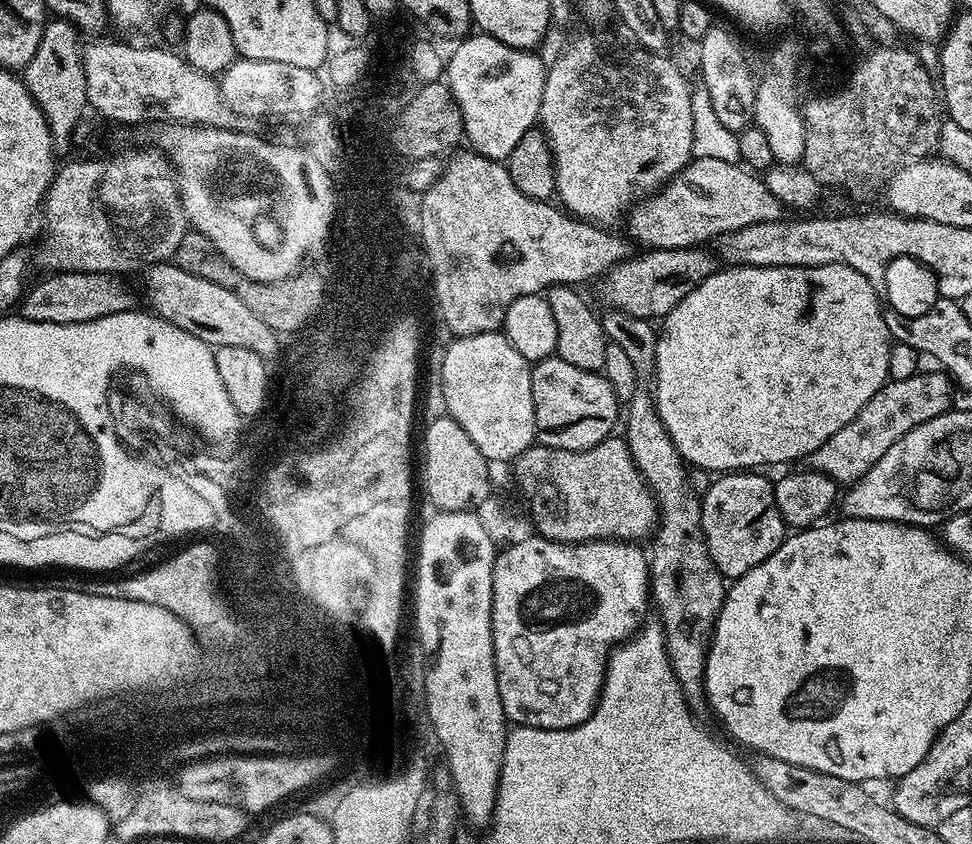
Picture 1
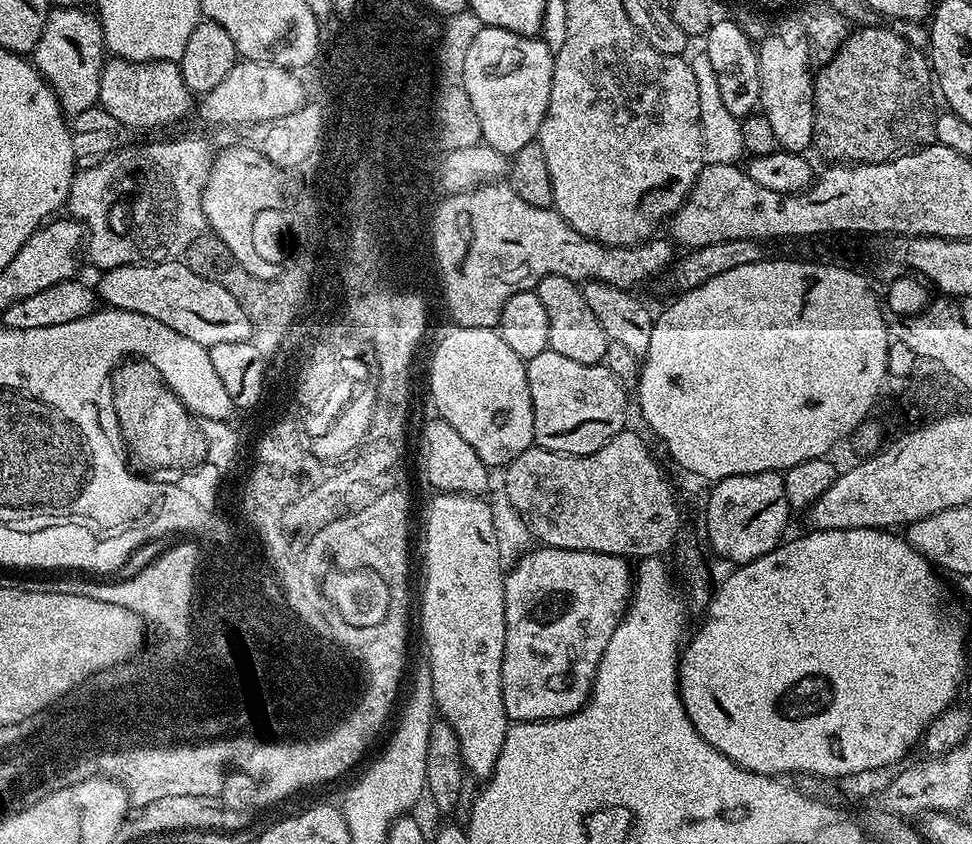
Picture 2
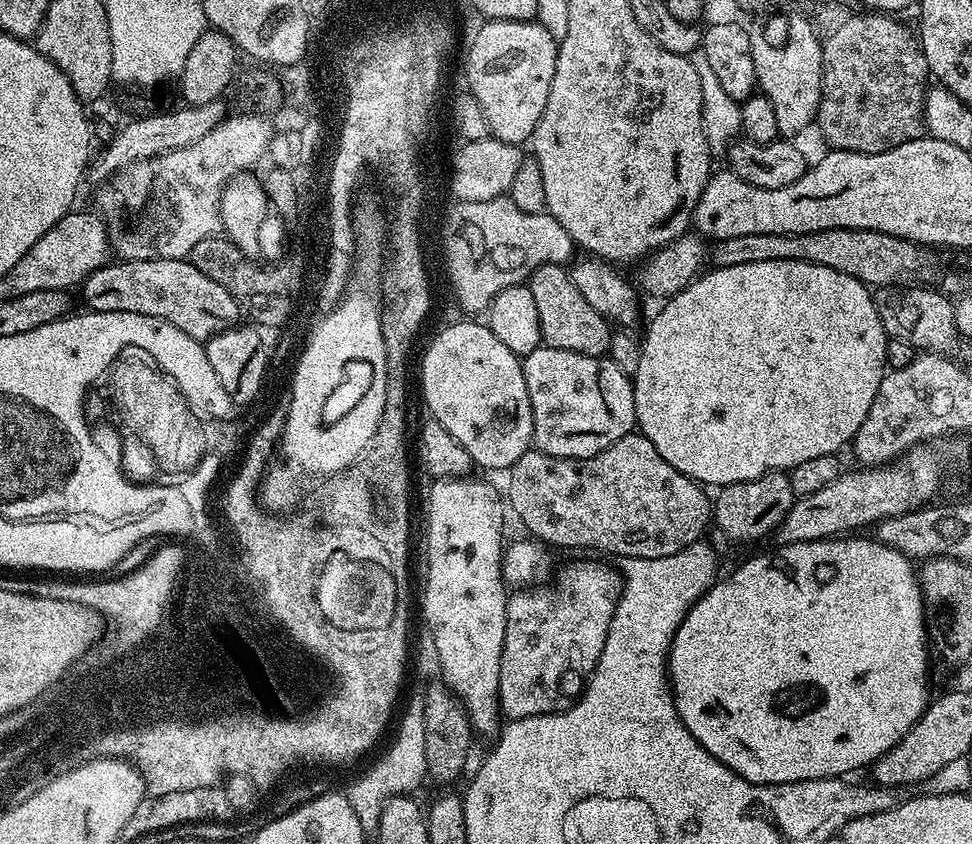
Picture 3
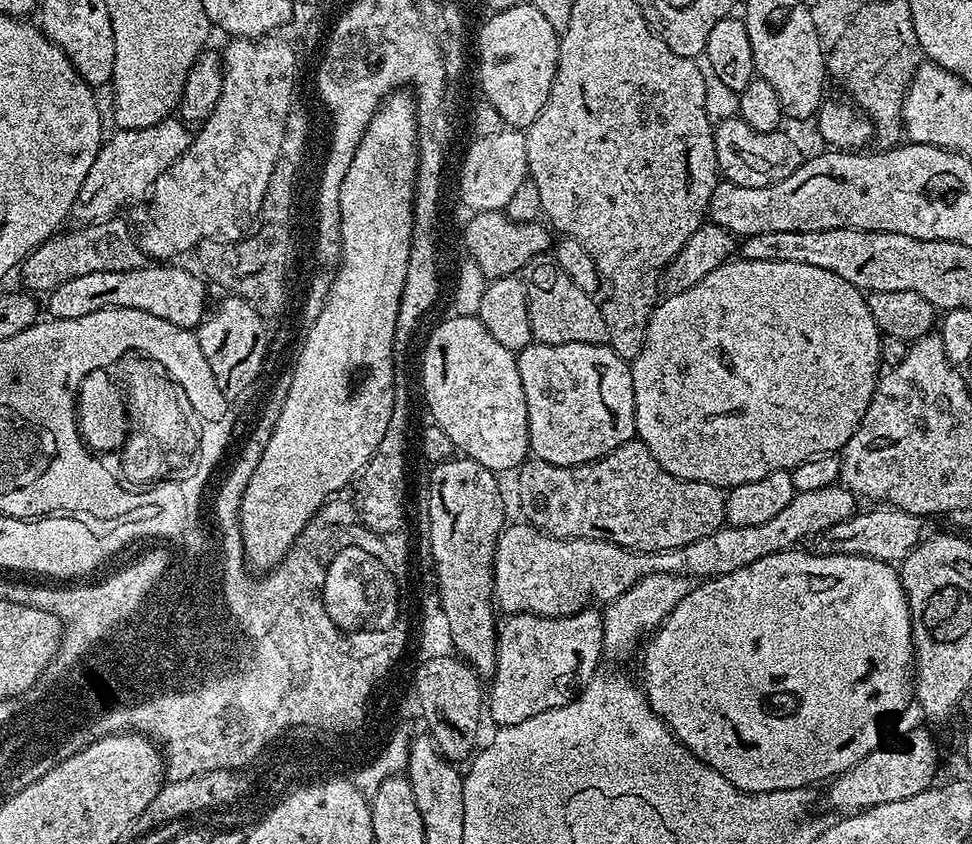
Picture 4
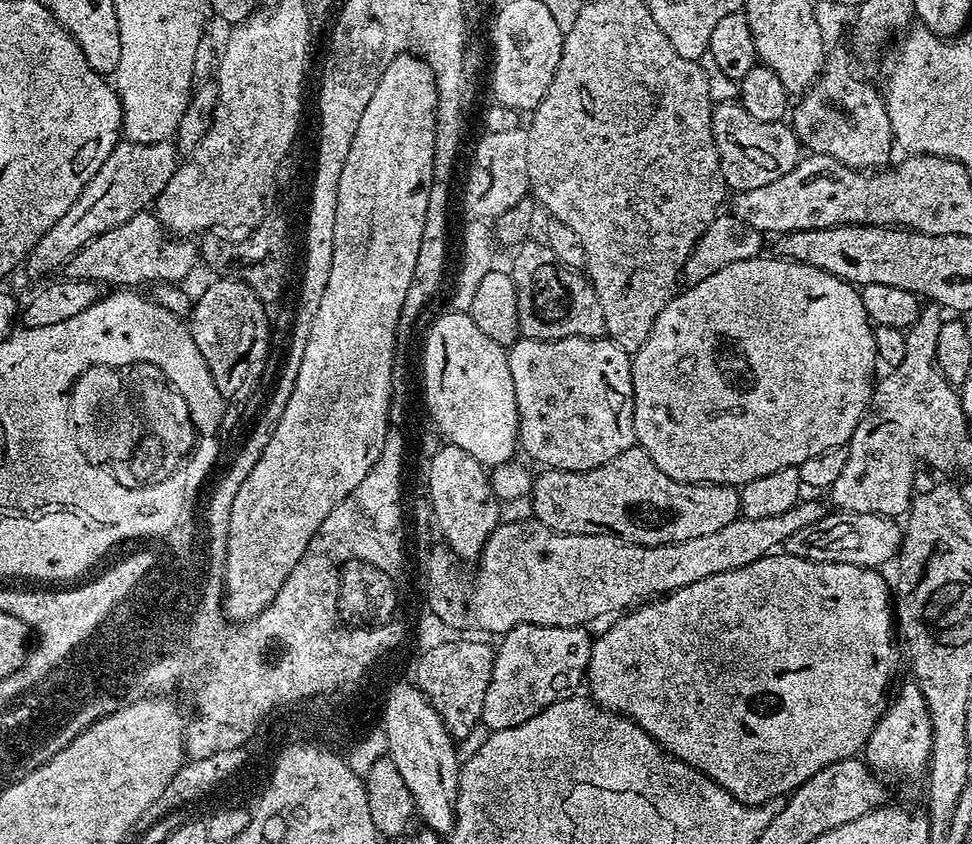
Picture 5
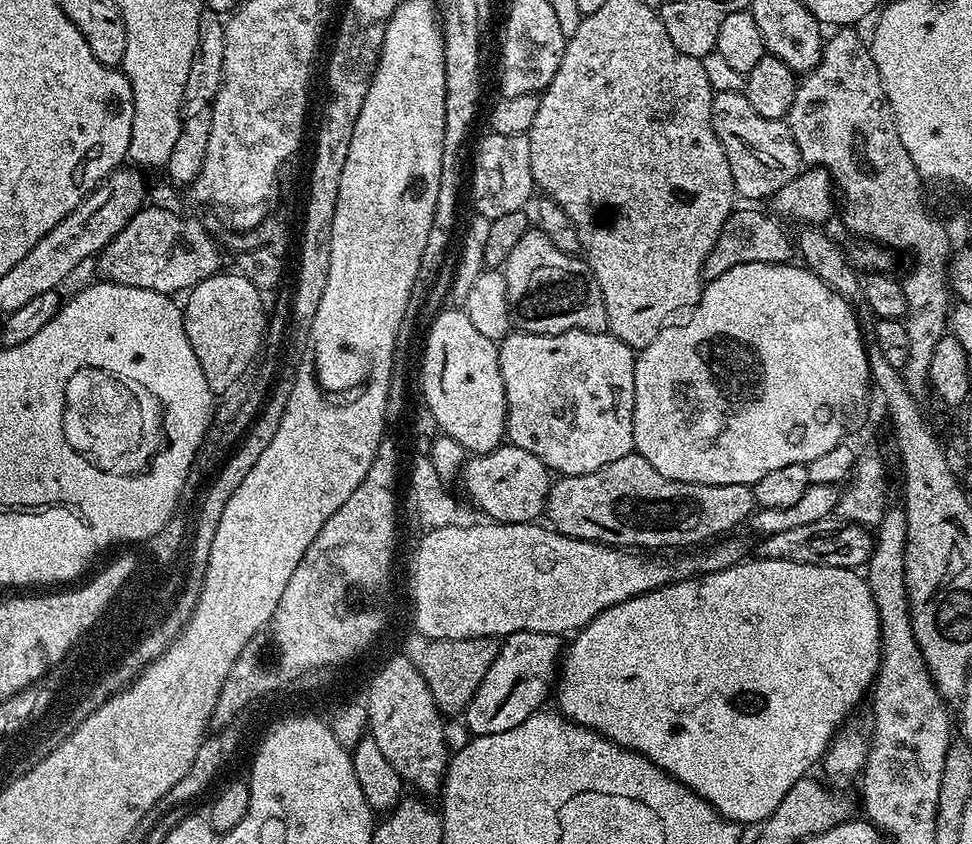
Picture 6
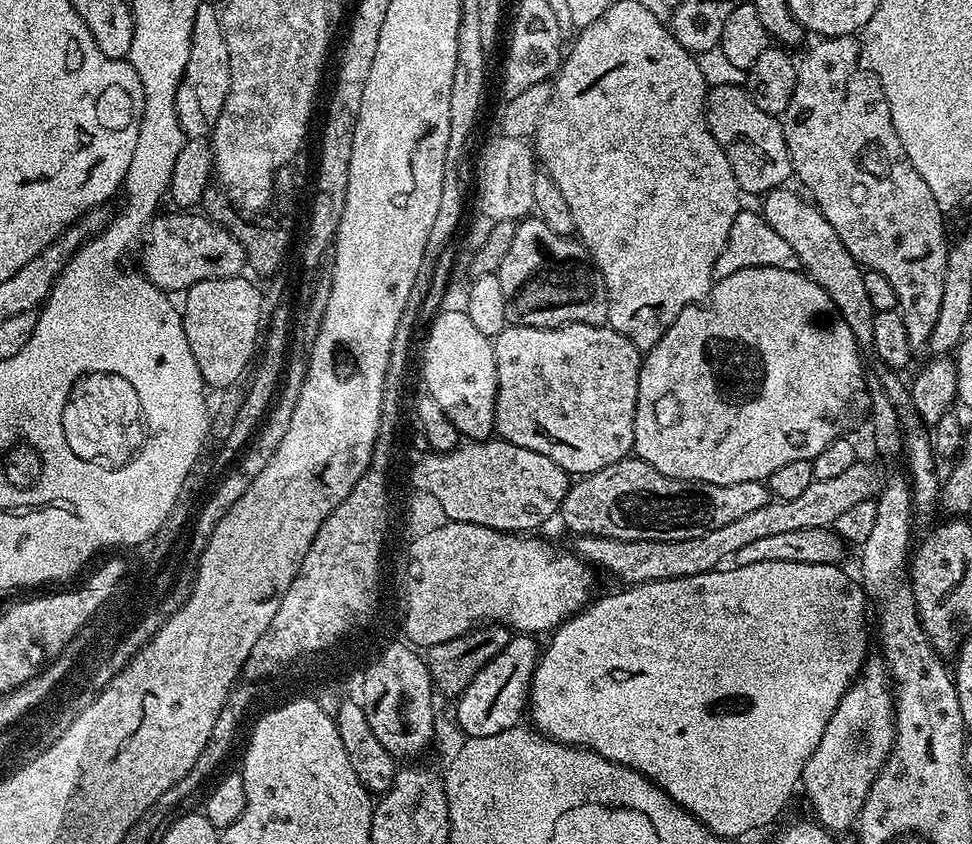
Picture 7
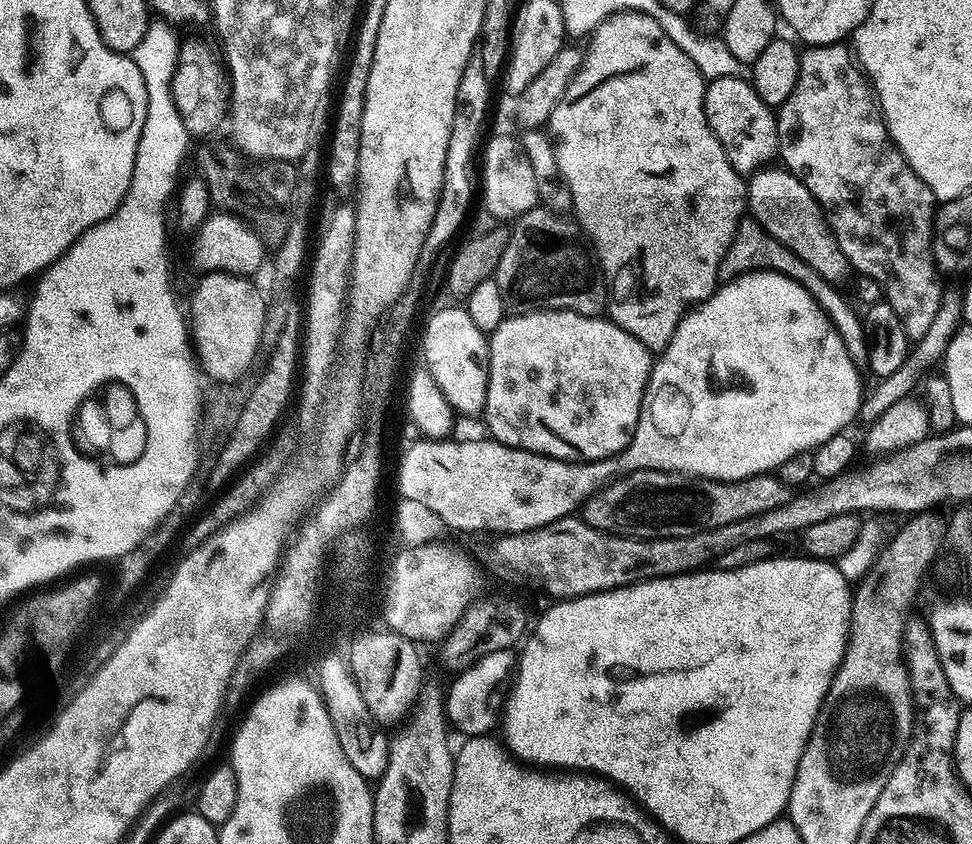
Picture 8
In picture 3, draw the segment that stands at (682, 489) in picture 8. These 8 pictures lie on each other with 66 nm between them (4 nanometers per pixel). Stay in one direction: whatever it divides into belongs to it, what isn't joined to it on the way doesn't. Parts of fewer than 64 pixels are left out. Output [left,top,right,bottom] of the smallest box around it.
[506,430,714,560]

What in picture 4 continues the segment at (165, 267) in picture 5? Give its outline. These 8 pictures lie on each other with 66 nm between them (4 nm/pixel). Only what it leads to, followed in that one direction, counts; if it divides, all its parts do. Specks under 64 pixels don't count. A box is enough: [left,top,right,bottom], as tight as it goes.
[18,218,145,294]

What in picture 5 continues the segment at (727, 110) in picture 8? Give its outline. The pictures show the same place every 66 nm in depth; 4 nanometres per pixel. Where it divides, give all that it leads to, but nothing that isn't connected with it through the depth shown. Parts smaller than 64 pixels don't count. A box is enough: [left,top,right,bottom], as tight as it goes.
[712,102,802,193]

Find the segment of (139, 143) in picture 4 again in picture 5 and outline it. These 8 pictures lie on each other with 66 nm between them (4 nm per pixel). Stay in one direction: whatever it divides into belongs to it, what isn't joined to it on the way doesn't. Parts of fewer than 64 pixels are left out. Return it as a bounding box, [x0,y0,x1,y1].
[26,140,178,280]

